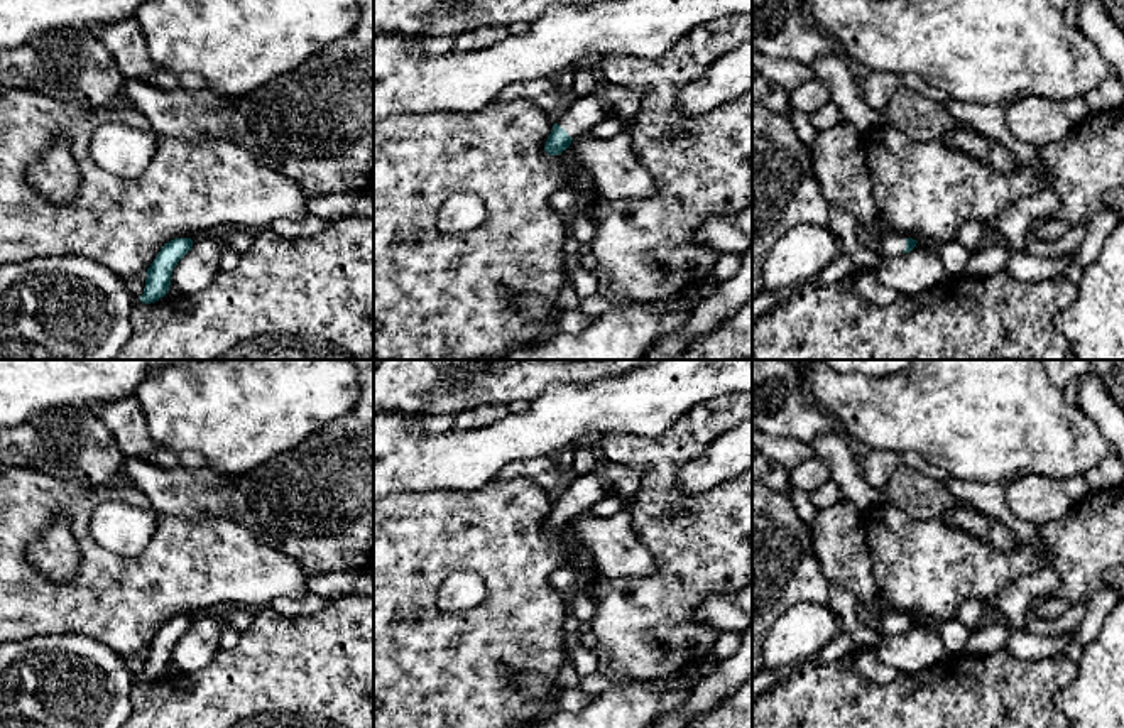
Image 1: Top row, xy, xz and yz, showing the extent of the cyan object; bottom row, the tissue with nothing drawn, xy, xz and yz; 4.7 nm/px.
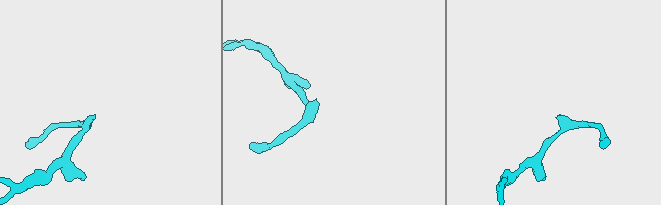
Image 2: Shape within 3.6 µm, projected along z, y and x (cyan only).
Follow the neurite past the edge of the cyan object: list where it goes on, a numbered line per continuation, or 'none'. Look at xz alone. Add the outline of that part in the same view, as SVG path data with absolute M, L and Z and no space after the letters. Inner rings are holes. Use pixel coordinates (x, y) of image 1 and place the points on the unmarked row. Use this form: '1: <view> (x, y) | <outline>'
1: xz (585, 490) | M598 473L576 475L566 492L556 500L571 517L588 512L608 490Z

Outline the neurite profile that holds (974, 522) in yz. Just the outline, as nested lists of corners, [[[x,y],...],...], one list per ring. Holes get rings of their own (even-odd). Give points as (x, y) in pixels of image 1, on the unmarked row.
[[[957,503],[945,520],[968,535],[992,544],[1001,552],[1009,552],[1016,546],[1011,530],[1004,524],[968,505]]]

